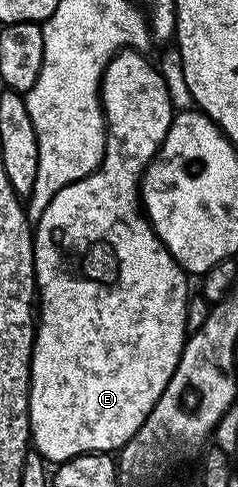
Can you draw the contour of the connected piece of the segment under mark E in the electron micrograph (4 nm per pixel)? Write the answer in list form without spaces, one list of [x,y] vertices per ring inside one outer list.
[[[123,50],[118,55],[113,56],[110,64],[106,67],[106,73],[102,76],[102,112],[106,115],[106,152],[102,156],[102,161],[98,164],[98,169],[92,174],[88,174],[83,180],[72,182],[68,186],[64,186],[64,190],[60,190],[56,194],[56,198],[52,198],[52,202],[48,202],[48,206],[44,210],[44,214],[36,222],[36,227],[33,229],[34,234],[34,282],[36,285],[36,331],[34,333],[34,353],[30,359],[30,439],[32,441],[33,451],[39,452],[46,460],[51,460],[51,465],[57,466],[63,464],[66,460],[71,460],[77,456],[83,456],[85,452],[108,452],[111,454],[117,453],[126,445],[126,443],[134,437],[140,430],[140,426],[148,418],[150,411],[156,406],[156,402],[160,398],[160,394],[164,394],[164,386],[168,386],[168,382],[172,378],[172,374],[176,370],[176,366],[180,362],[180,354],[183,346],[186,345],[186,304],[192,295],[192,289],[186,285],[188,273],[186,269],[176,262],[176,258],[164,246],[164,242],[154,232],[154,227],[150,225],[150,219],[145,214],[142,207],[142,198],[140,189],[142,186],[142,176],[146,173],[146,167],[153,160],[154,155],[160,150],[160,146],[164,142],[164,138],[170,129],[170,123],[174,121],[176,109],[170,102],[170,95],[164,86],[164,78],[161,71],[157,67],[154,68],[145,60],[143,53],[138,50]]]

